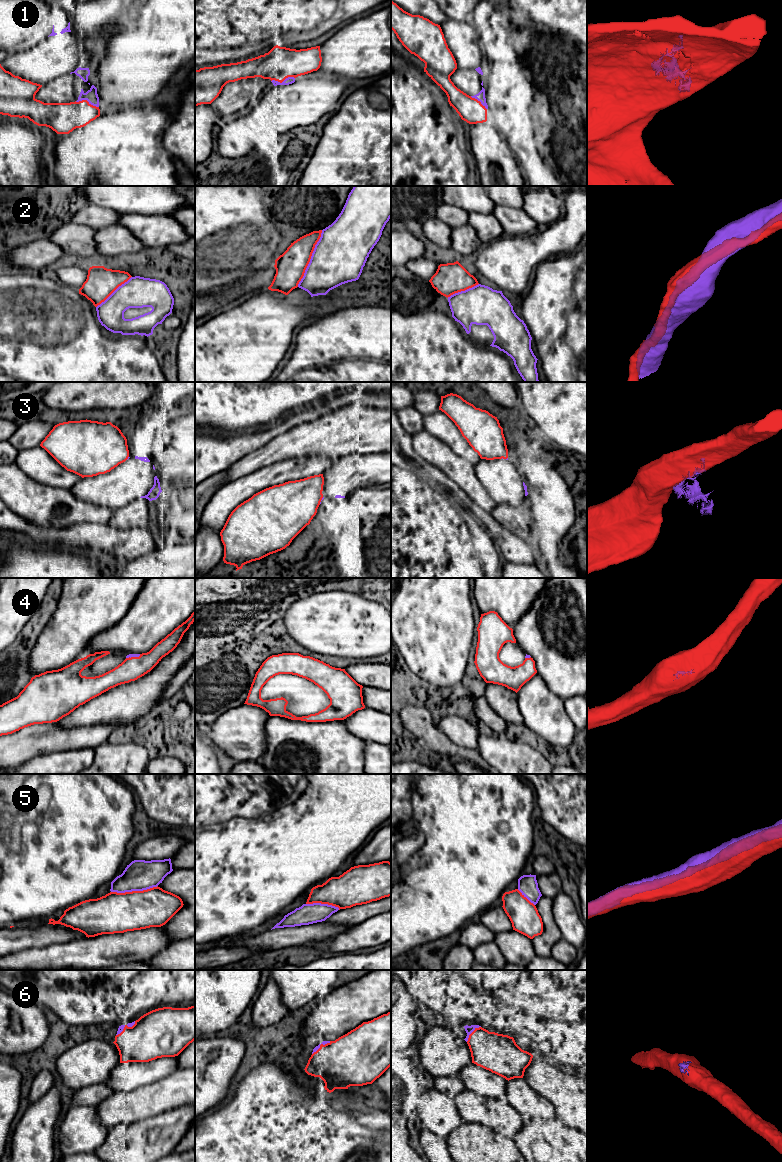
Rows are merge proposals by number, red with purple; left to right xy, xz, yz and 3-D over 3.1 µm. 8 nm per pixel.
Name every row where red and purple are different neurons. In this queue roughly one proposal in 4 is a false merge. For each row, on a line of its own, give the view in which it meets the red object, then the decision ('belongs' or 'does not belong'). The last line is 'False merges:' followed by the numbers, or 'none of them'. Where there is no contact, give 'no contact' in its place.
1: meets red in xy; does not belong
2: meets red in xz; does not belong
3: meets red in xz; belongs
4: meets red in xy; belongs
5: meets red in xy; does not belong
6: meets red in yz; belongs
False merges: 1, 2, 5

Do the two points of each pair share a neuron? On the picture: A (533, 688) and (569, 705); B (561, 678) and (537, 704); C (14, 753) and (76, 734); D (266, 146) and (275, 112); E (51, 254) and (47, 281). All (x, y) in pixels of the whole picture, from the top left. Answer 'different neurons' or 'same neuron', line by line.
A: different neurons
B: different neurons
C: same neuron
D: different neurons
E: different neurons

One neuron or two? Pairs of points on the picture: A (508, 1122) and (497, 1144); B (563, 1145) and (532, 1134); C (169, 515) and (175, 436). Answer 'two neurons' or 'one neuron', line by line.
A: two neurons
B: one neuron
C: one neuron

